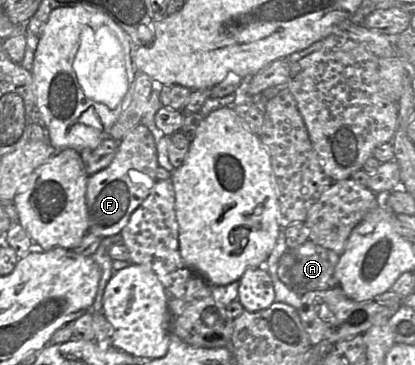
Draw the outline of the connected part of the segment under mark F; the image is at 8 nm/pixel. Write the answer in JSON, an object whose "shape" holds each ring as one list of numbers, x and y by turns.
{"shape":[[139,124,119,141,112,162,106,168,88,177,86,189,88,232,100,238,120,234,131,214,152,191,157,181,158,167,154,135,148,127]]}

